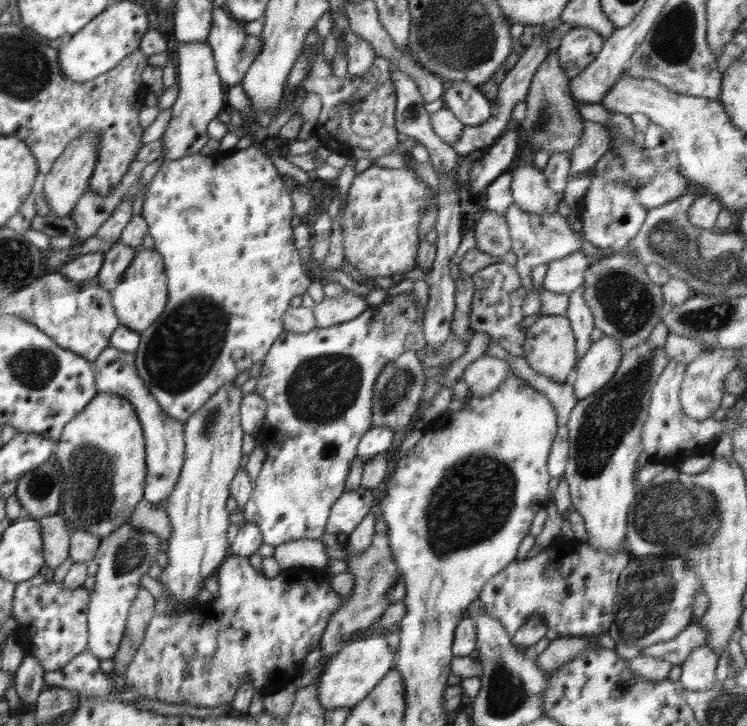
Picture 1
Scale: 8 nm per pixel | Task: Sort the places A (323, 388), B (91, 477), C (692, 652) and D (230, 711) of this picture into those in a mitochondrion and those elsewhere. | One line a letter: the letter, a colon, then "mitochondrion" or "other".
A: mitochondrion
B: mitochondrion
C: other
D: other

